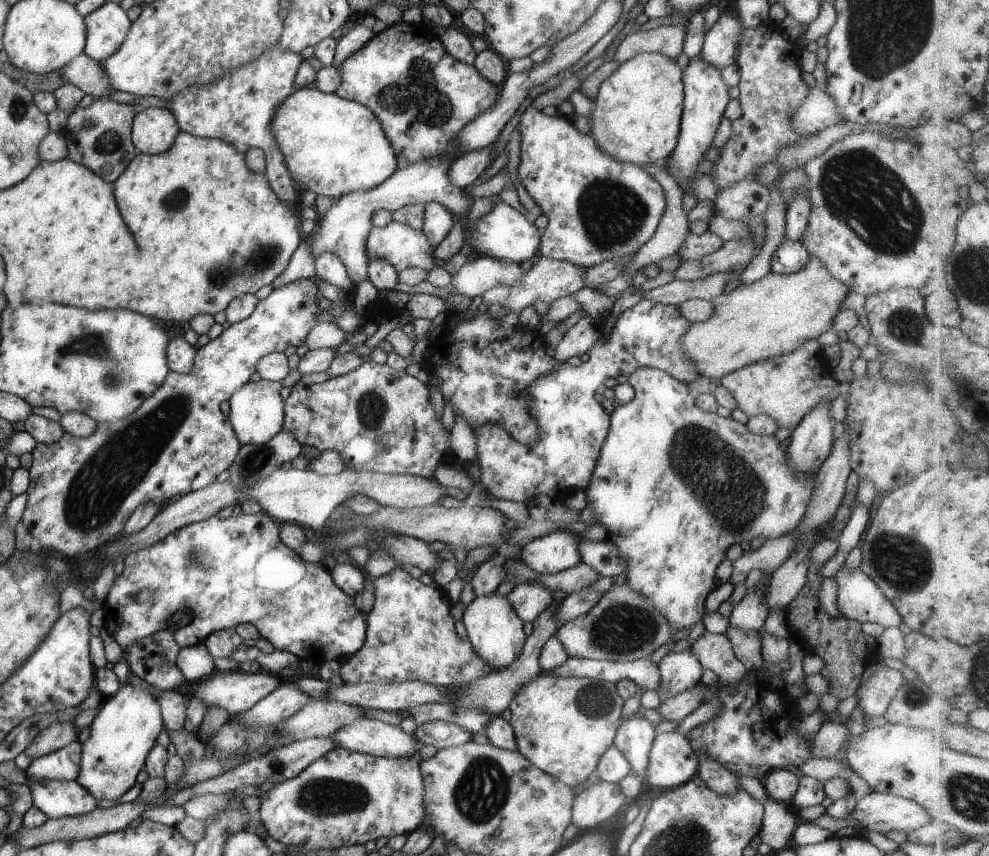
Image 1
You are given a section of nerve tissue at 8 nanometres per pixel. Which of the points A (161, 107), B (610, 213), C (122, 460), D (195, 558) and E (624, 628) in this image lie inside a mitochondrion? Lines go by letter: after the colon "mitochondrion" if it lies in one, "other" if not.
A: other
B: mitochondrion
C: mitochondrion
D: mitochondrion
E: mitochondrion

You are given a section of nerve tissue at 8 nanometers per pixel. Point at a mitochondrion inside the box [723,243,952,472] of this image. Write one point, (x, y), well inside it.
(905, 324)

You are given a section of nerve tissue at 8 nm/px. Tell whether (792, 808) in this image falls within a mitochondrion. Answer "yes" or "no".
no

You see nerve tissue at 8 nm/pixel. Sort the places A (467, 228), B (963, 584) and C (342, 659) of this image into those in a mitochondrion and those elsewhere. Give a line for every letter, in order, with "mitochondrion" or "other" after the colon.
A: other
B: other
C: other

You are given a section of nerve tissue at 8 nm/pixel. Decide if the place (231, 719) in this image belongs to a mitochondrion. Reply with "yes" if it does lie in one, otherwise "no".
no

